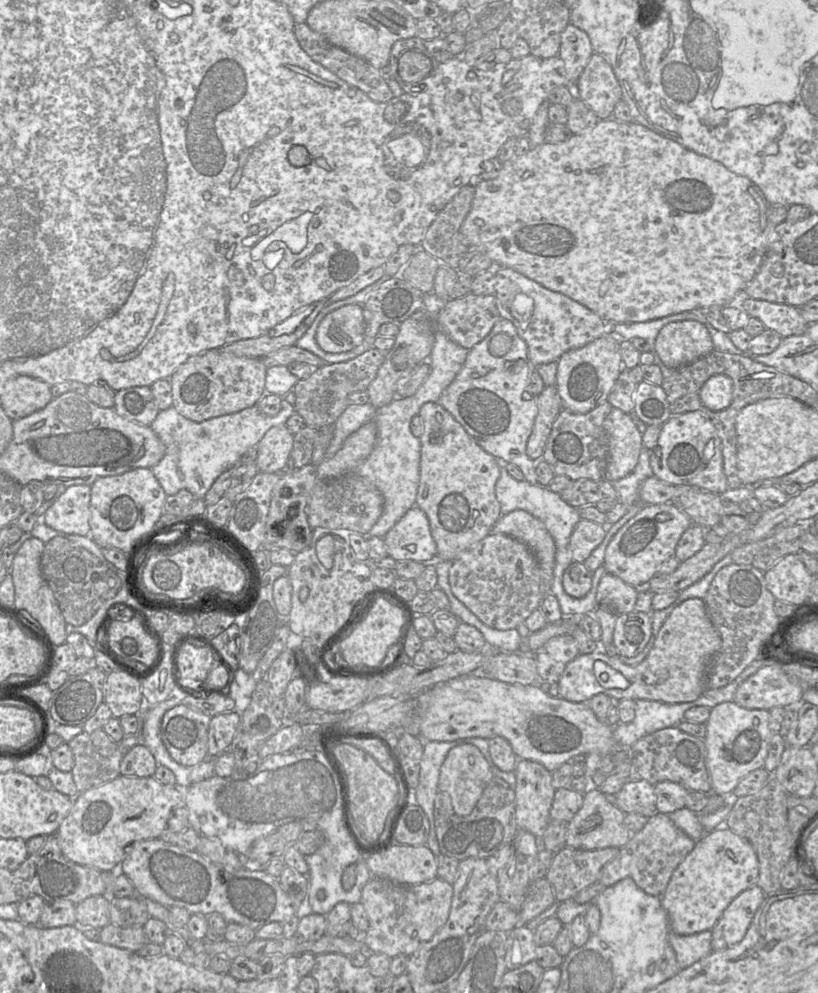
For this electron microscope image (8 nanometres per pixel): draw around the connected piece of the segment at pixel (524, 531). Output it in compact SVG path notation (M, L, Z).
M525 510L502 515L490 533L502 533L526 544L534 553L551 589L555 567L556 545L545 525Z

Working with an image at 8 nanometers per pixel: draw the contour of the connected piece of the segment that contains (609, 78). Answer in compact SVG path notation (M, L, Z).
M593 53L573 91L600 120L611 118L622 91L612 67L599 54Z

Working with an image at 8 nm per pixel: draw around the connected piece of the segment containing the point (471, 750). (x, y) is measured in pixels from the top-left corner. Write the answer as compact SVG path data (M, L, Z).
M463 743L448 752L440 769L438 789L450 796L457 815L467 816L472 812L493 776L488 762L479 749L470 743Z

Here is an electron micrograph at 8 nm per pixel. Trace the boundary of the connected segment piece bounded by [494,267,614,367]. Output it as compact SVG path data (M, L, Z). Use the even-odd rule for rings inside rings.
M494 267L494 273L494 295L499 315L512 322L526 342L528 359L534 367L557 361L565 352L613 333L614 323L566 295L551 291L511 268Z

